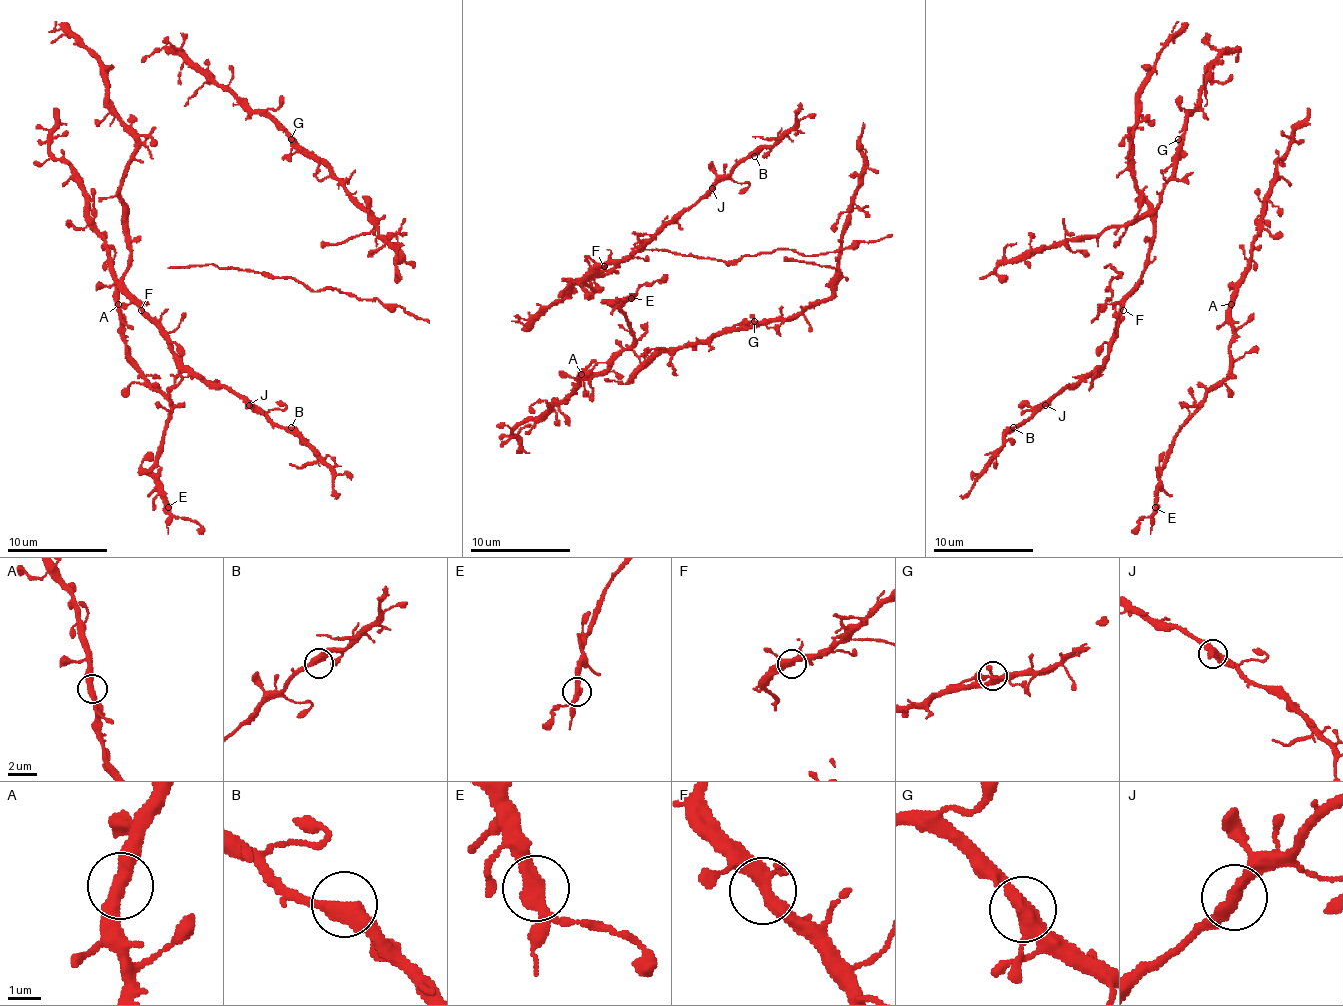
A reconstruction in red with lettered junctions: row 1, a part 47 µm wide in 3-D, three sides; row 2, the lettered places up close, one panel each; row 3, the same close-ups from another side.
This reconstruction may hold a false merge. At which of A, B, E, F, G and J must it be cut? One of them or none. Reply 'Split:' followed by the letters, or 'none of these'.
Split: none of these

